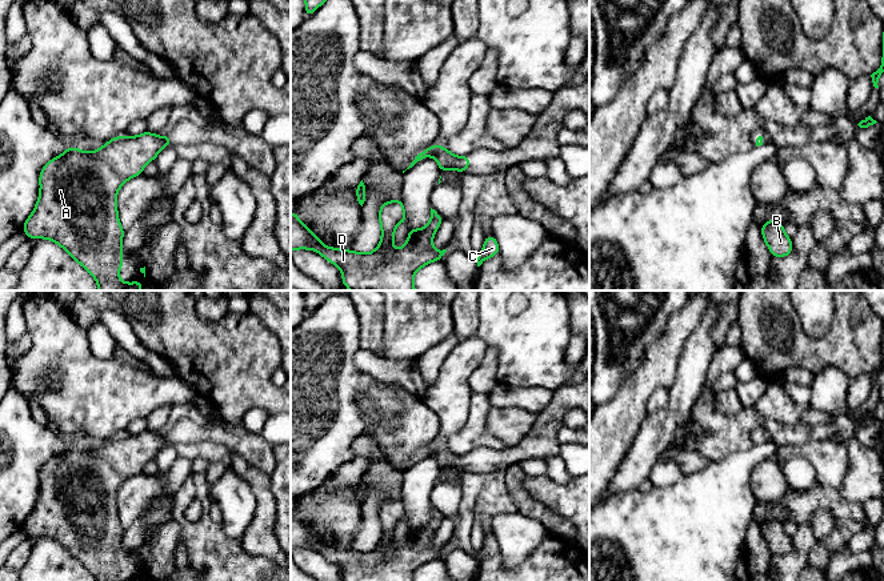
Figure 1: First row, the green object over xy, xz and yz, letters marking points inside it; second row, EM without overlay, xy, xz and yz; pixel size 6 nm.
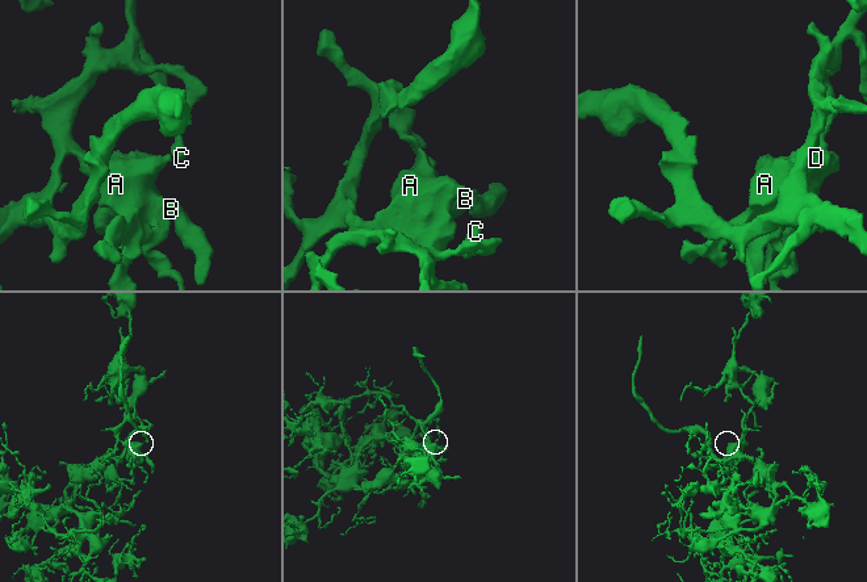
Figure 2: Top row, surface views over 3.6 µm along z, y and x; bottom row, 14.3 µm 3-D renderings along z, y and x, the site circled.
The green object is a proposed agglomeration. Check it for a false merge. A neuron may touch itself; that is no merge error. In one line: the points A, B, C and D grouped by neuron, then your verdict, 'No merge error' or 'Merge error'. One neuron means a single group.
Groups: A B C D. No merge error

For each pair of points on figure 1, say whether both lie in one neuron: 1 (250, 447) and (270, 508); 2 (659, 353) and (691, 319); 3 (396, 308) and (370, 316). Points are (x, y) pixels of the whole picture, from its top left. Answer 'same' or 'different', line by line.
1: different
2: same
3: different

